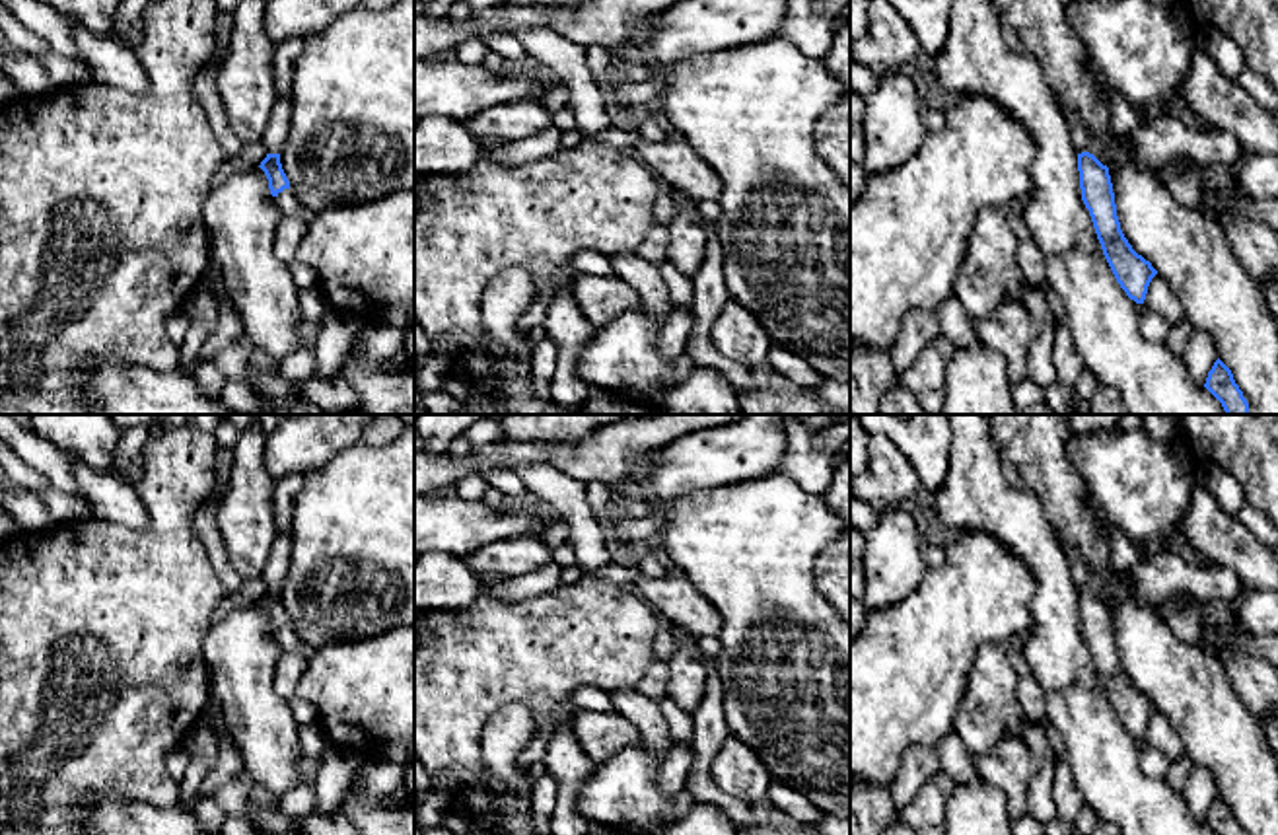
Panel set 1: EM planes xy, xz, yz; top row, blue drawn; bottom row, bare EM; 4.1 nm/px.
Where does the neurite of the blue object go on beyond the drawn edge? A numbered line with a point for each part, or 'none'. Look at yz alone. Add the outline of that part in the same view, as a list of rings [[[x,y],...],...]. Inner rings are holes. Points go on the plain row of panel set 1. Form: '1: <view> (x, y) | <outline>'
1: yz (1080, 569) | [[[1062,545],[1062,547],[1064,547],[1064,553],[1070,561],[1074,584],[1078,590],[1082,590],[1091,578],[1089,564],[1074,547],[1070,547],[1070,545]]]

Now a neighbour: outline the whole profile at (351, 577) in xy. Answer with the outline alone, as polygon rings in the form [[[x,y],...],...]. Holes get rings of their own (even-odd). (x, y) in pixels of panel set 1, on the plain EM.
[[[414,426],[385,448],[358,442],[303,475],[280,599],[305,646],[360,640],[414,623]]]

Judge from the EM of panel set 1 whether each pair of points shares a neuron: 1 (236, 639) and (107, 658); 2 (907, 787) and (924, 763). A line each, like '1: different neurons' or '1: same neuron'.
1: different neurons
2: same neuron

